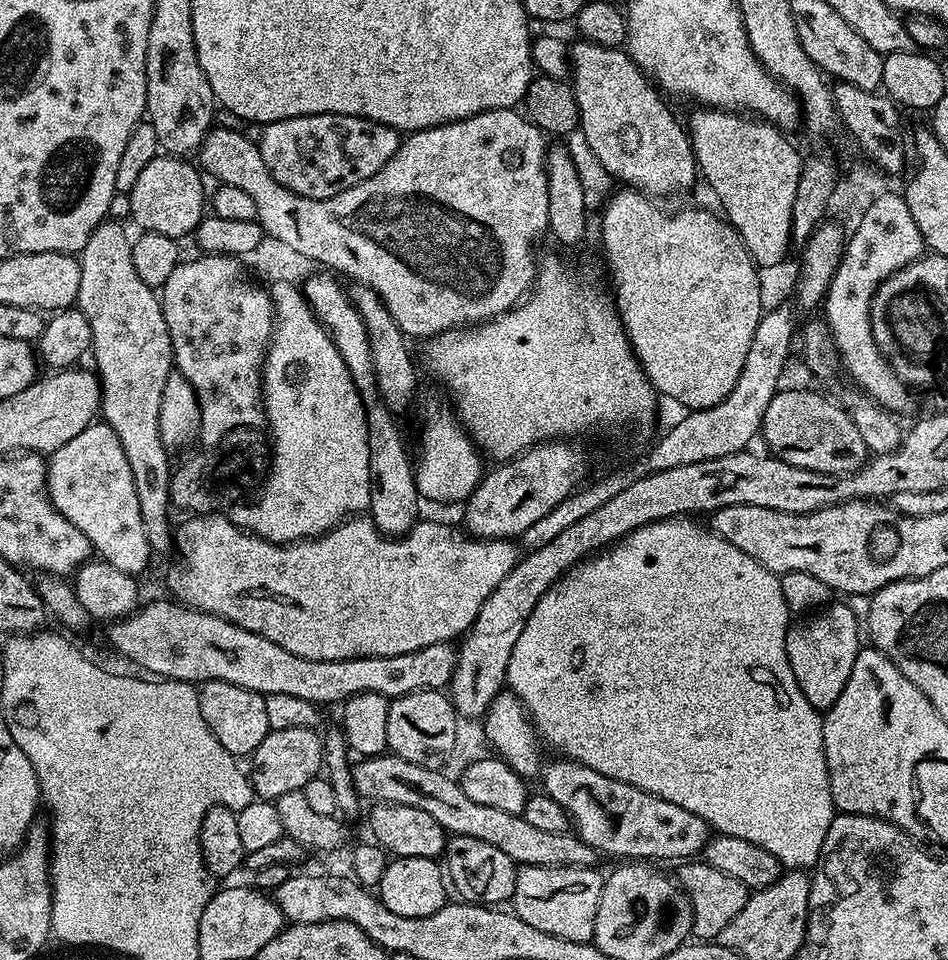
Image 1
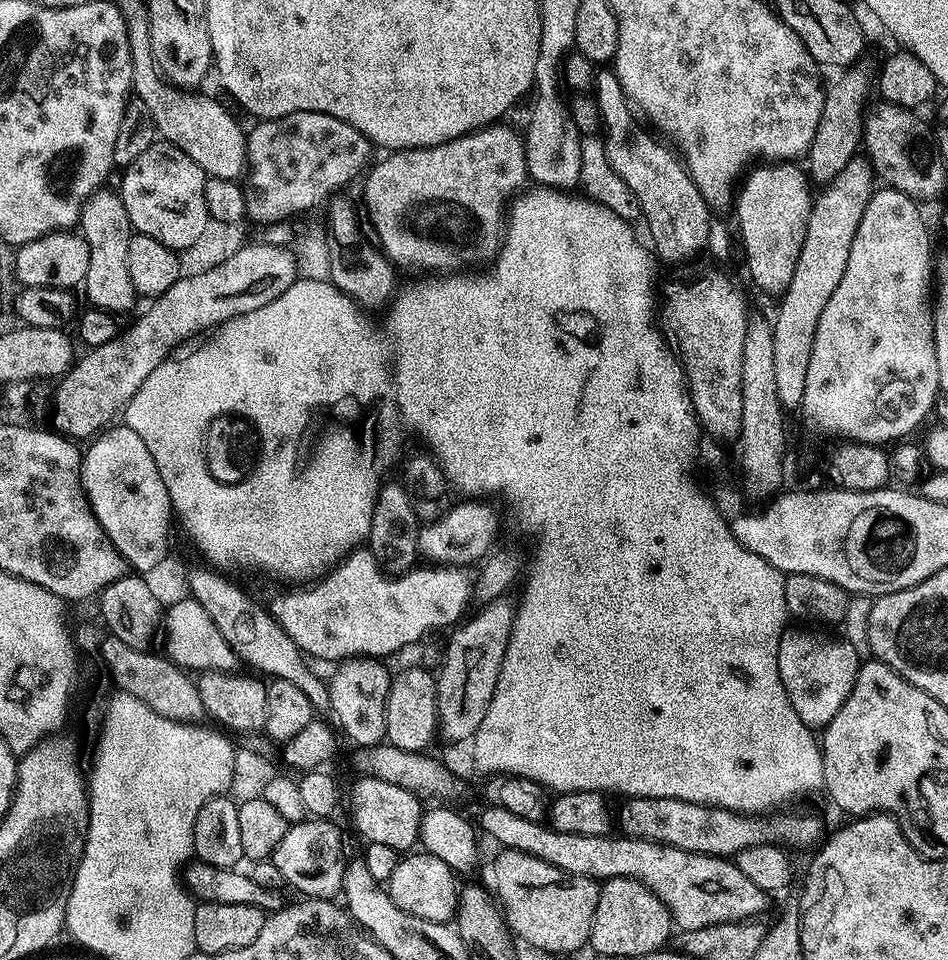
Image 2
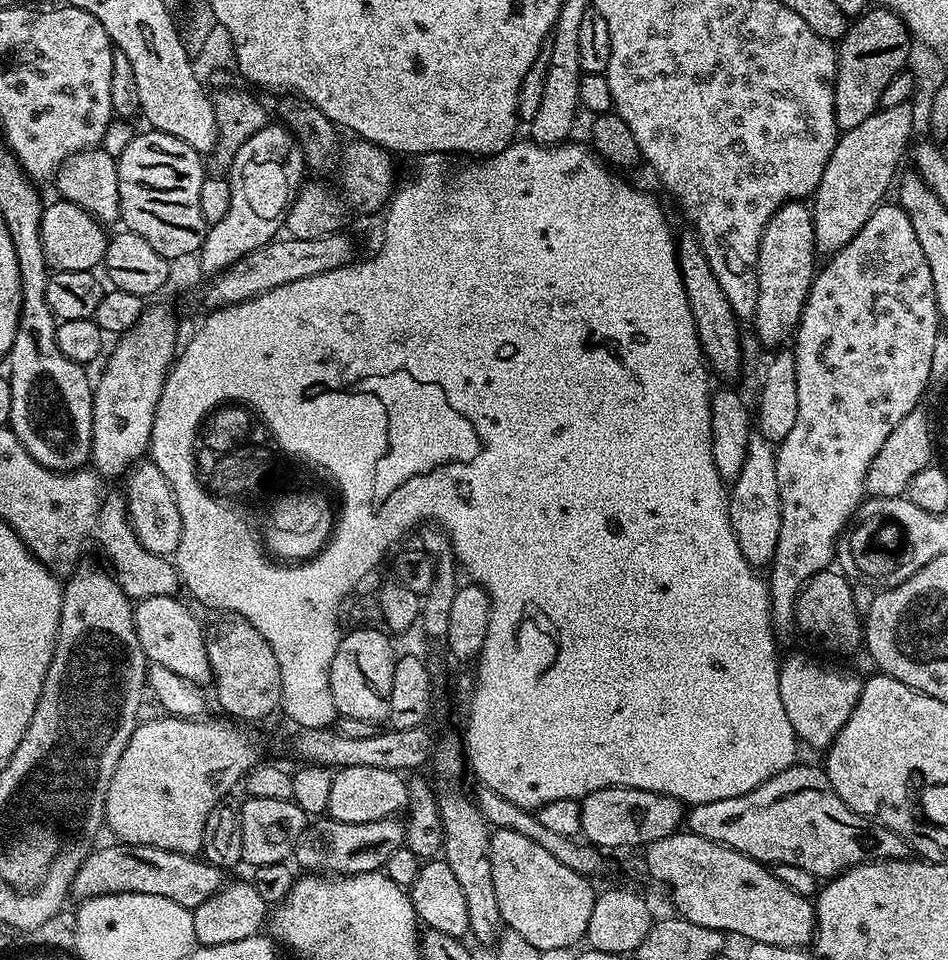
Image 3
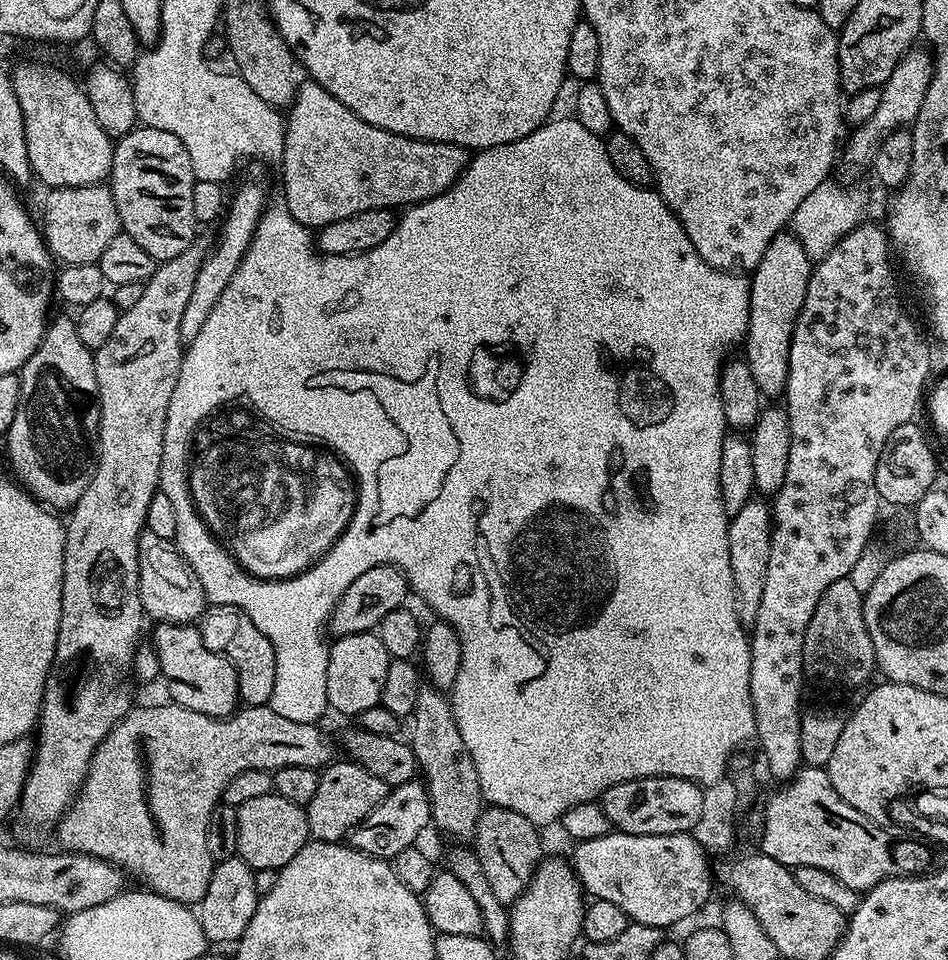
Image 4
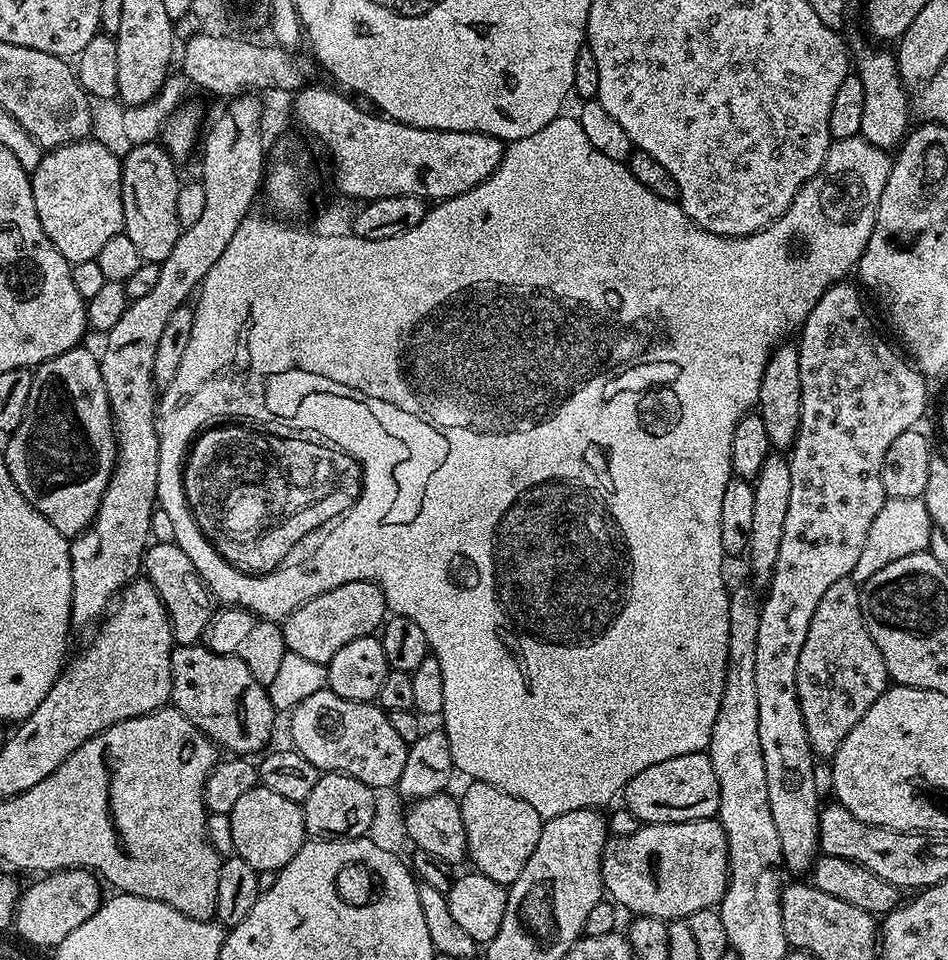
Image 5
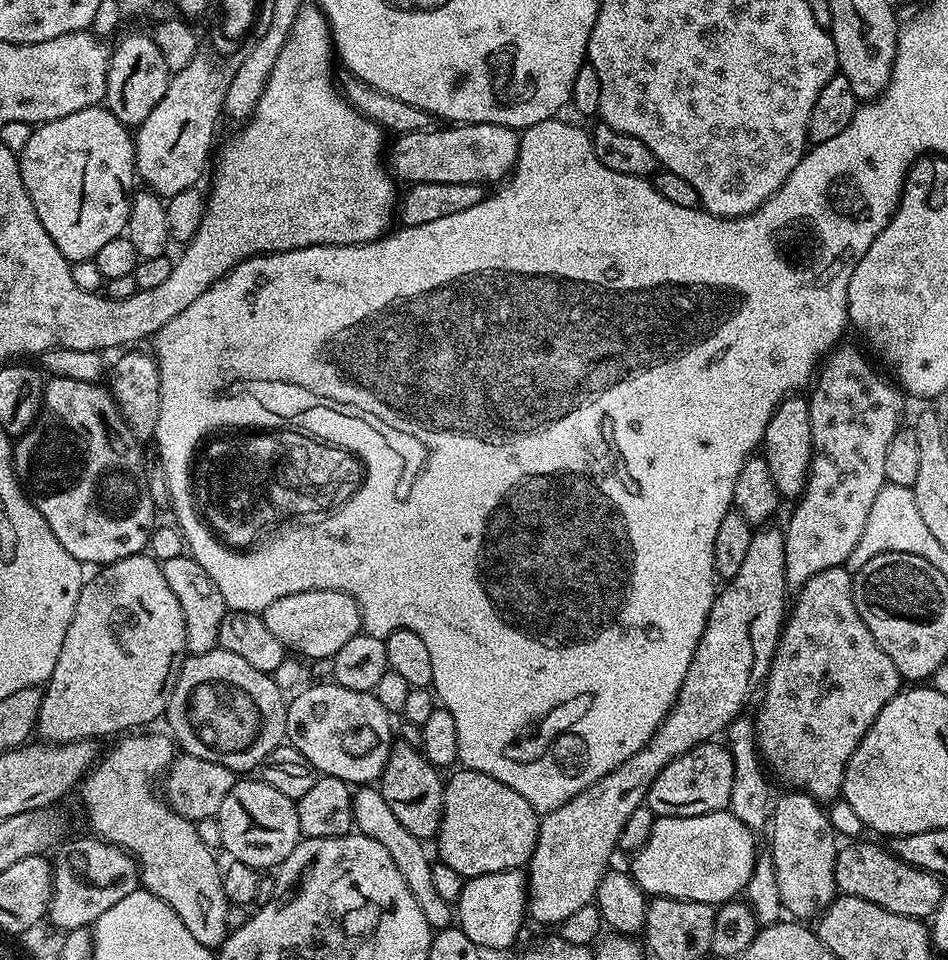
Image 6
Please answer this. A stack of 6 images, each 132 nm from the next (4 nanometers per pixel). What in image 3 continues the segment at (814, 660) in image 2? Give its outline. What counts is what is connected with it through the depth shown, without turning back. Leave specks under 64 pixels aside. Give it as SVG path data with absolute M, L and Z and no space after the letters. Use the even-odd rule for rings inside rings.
M792 652L780 660L780 693L782 707L786 710L786 718L790 718L790 726L794 726L796 739L801 745L809 744L812 748L827 750L836 741L836 735L846 726L854 706L864 689L864 680L856 672L848 668L835 668L832 664L823 664L820 660L811 660L804 652Z

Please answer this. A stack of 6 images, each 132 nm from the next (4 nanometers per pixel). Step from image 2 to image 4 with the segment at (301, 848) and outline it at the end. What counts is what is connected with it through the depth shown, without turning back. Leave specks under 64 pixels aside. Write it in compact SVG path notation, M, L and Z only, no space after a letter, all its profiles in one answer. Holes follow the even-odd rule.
M413 778L404 784L397 784L370 810L370 814L350 833L351 847L371 856L391 858L402 850L413 847L416 840L432 824L432 803L427 787L419 779Z

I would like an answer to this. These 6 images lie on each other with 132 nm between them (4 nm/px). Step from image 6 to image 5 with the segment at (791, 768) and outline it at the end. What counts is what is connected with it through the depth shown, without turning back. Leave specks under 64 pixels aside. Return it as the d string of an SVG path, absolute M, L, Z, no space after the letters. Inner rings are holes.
M851 578L834 582L834 586L822 594L822 602L818 602L818 610L814 610L814 618L810 618L810 630L806 630L806 642L802 642L802 654L798 654L796 689L813 753L820 758L831 758L838 746L846 742L846 734L850 734L850 730L862 722L862 714L866 714L866 710L878 702L888 687L890 681L886 662L882 662L882 654L878 646L874 646L870 630L866 630L860 605L860 588Z

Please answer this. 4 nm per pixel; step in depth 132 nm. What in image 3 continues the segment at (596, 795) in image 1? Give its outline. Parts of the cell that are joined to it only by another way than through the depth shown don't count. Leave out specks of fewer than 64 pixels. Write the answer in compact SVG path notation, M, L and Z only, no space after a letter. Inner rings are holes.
M803 762L774 774L774 778L762 782L762 786L738 798L722 798L718 802L691 805L686 812L686 828L689 832L738 850L765 866L802 866L802 870L817 878L839 876L856 864L887 860L890 856L888 829L850 810L850 806L846 806L846 802L842 802L842 798L838 798L833 790L827 771L823 767L811 768Z

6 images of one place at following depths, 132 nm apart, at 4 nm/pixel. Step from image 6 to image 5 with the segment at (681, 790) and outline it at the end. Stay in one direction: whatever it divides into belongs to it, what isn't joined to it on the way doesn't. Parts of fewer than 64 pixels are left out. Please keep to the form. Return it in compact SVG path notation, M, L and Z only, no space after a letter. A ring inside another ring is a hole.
M707 751L678 754L678 758L666 758L666 762L658 762L654 766L649 766L647 770L642 770L642 774L634 774L634 778L630 778L622 793L622 804L630 810L630 814L634 814L634 818L640 820L641 825L713 819L720 810L720 787L718 774L714 774L714 762Z

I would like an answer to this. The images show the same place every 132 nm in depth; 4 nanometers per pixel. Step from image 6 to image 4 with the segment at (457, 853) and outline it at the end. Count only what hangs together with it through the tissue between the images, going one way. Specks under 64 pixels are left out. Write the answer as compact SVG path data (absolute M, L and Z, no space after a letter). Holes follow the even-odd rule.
M488 806L478 818L474 851L482 870L486 870L486 878L490 882L490 890L494 890L494 898L498 898L498 902L506 906L511 906L523 894L540 865L540 836L536 832L539 832L537 825L522 818L522 814L514 814L514 810Z

